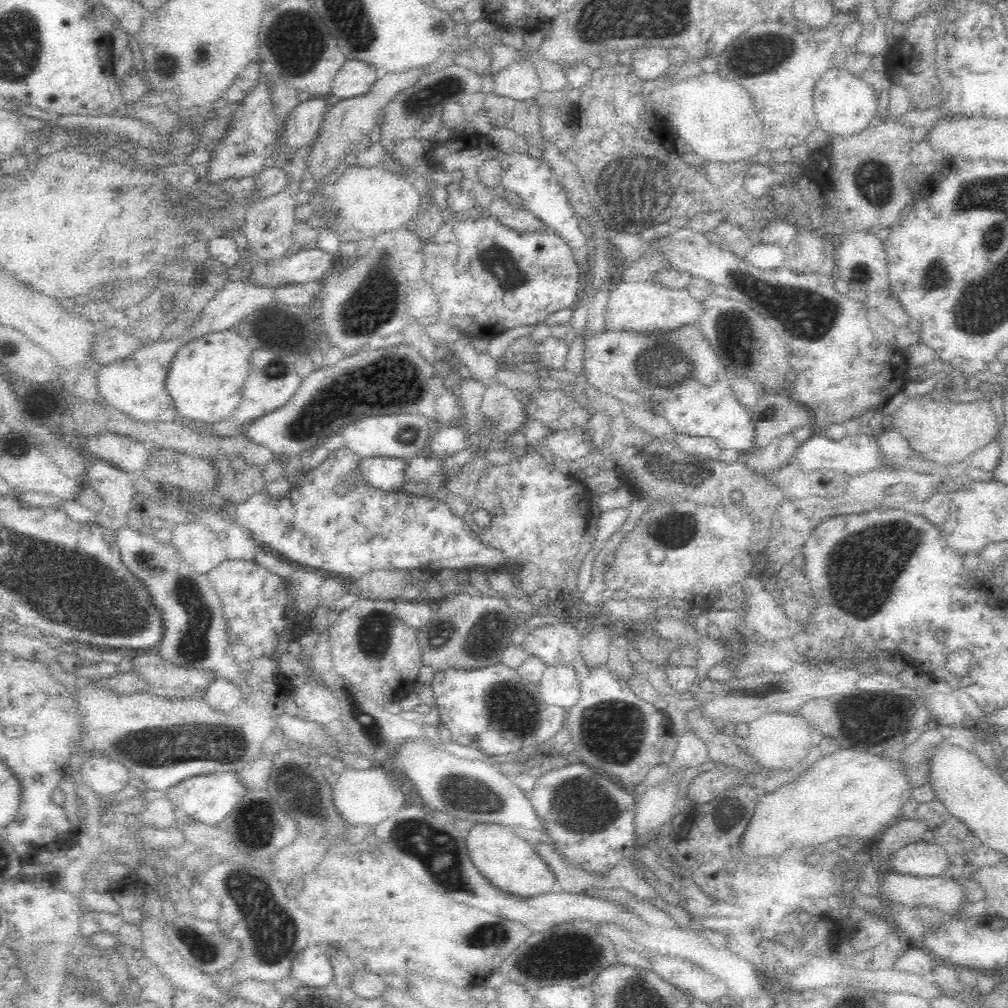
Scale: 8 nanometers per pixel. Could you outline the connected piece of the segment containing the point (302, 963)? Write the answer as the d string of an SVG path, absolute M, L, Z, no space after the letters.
M311 944L292 961L291 976L304 987L323 989L332 980L332 966L326 950Z

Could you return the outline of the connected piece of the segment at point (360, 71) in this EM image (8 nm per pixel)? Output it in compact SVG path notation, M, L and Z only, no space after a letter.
M347 59L331 82L329 98L337 101L360 97L375 85L379 76L378 69L371 64Z

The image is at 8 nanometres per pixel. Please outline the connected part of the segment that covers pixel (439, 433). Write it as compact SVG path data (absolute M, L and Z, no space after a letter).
M447 424L440 425L429 444L428 452L434 455L444 455L457 465L463 467L463 456L467 452L468 438L462 432L467 430L463 425Z

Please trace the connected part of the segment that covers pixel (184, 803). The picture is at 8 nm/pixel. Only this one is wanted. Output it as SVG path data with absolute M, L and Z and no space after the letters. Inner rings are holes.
M214 772L202 774L188 778L180 784L174 785L173 789L168 789L165 794L169 794L172 802L186 811L190 818L196 818L200 822L217 823L222 822L233 810L234 807L252 790L238 780L240 775L237 772Z

